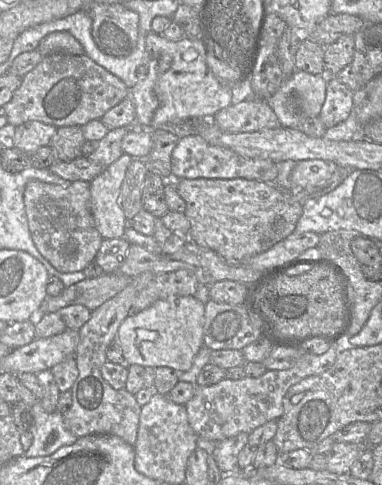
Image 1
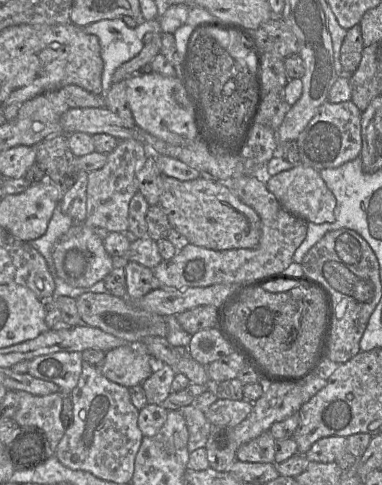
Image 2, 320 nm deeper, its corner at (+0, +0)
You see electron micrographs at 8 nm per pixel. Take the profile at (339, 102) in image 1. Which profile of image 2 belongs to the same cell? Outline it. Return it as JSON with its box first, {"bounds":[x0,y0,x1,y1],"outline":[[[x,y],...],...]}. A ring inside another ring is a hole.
{"bounds":[296,100,362,171],"outline":[[[352,100],[323,103],[296,140],[301,164],[320,171],[341,166],[359,157],[362,148],[361,113]]]}

